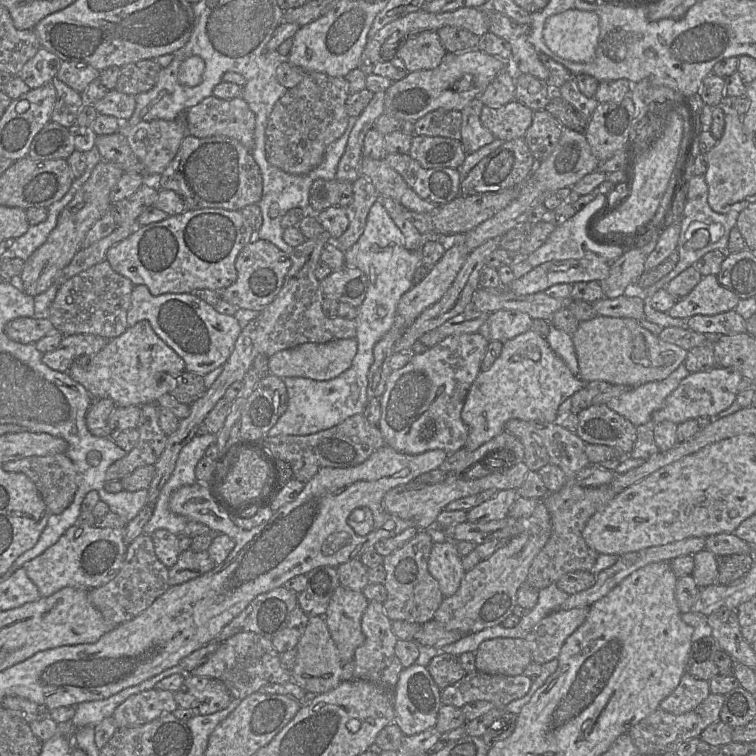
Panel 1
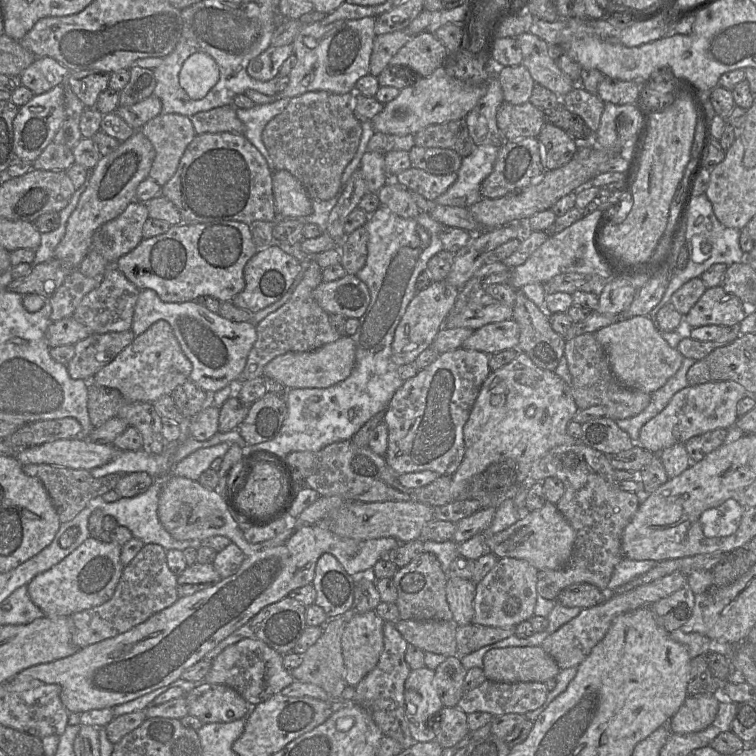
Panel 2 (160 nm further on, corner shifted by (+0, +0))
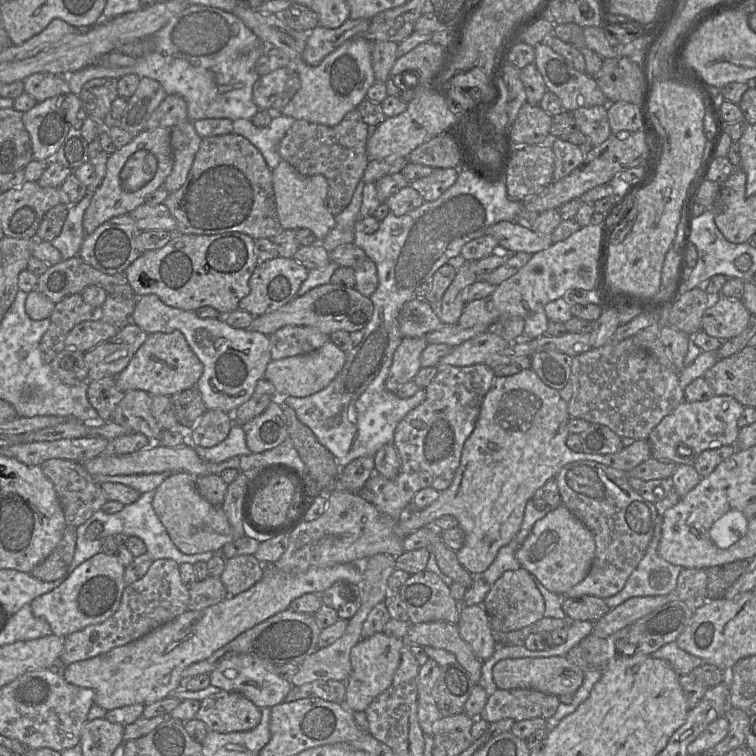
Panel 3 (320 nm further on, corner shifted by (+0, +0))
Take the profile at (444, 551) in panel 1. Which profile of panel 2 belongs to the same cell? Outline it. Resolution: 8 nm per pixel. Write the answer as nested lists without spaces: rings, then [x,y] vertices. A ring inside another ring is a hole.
[[[447,575],[446,597],[455,625],[473,624],[475,590],[471,579]]]

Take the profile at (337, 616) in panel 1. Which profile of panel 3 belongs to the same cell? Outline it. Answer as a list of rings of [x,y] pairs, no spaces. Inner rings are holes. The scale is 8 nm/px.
[[[384,631],[362,638],[350,651],[351,674],[346,682],[345,702],[347,711],[365,712],[369,704],[379,694],[390,687],[399,666],[403,639],[389,636]]]

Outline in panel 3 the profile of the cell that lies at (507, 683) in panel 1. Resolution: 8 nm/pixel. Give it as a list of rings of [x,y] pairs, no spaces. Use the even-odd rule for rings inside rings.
[[[497,689],[488,696],[480,718],[489,723],[511,718],[515,721],[531,718],[548,719],[560,704],[559,697],[533,689]]]

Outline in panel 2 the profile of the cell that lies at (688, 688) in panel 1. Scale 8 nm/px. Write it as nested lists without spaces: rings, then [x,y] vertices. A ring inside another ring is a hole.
[[[714,694],[688,695],[679,710],[669,720],[672,733],[699,732],[715,720],[719,702]]]

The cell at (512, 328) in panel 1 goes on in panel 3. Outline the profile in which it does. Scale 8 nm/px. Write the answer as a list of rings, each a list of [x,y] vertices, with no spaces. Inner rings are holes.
[[[491,330],[479,334],[468,341],[453,348],[444,356],[438,365],[466,367],[484,363],[491,355],[504,350],[510,343]]]

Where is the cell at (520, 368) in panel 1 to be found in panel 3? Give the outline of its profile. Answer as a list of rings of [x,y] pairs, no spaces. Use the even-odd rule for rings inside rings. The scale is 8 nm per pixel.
[[[532,368],[511,376],[496,377],[483,399],[475,428],[463,446],[460,466],[452,484],[440,492],[440,496],[429,507],[406,513],[399,520],[399,536],[405,538],[425,526],[432,526],[441,516],[452,515],[465,533],[464,545],[456,552],[457,559],[473,576],[481,576],[495,560],[499,550],[518,534],[527,502],[565,465],[589,460],[628,473],[651,457],[647,439],[636,440],[612,454],[574,452],[567,446],[569,418],[568,403],[561,398],[558,390],[546,385]]]

